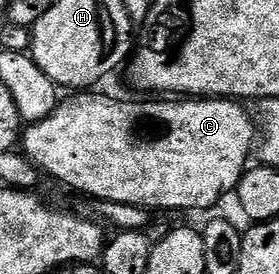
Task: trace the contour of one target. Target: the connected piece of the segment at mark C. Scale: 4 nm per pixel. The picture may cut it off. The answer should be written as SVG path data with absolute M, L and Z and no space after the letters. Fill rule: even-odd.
M72 94L69 100L61 99L59 103L57 103L55 110L51 112L51 114L44 119L42 122L38 122L37 124L27 125L23 129L22 132L22 152L23 155L28 157L28 161L30 161L37 170L41 173L44 172L48 176L53 176L54 179L57 180L60 184L65 184L68 188L73 188L76 192L85 192L88 195L88 198L92 200L105 200L106 202L120 202L122 204L133 204L134 206L138 206L139 208L147 208L149 210L157 210L156 208L161 208L164 212L192 212L195 208L212 208L216 203L219 202L220 199L223 198L224 195L235 193L236 188L240 185L240 179L243 178L246 169L249 167L250 161L248 161L248 155L253 155L254 145L258 140L258 128L254 123L254 116L247 112L245 105L243 103L237 102L231 98L160 98L157 104L127 104L124 100L111 100L108 96L92 96L96 94ZM140 136L164 136L164 140L156 140L156 144L152 144L152 140L140 140Z

